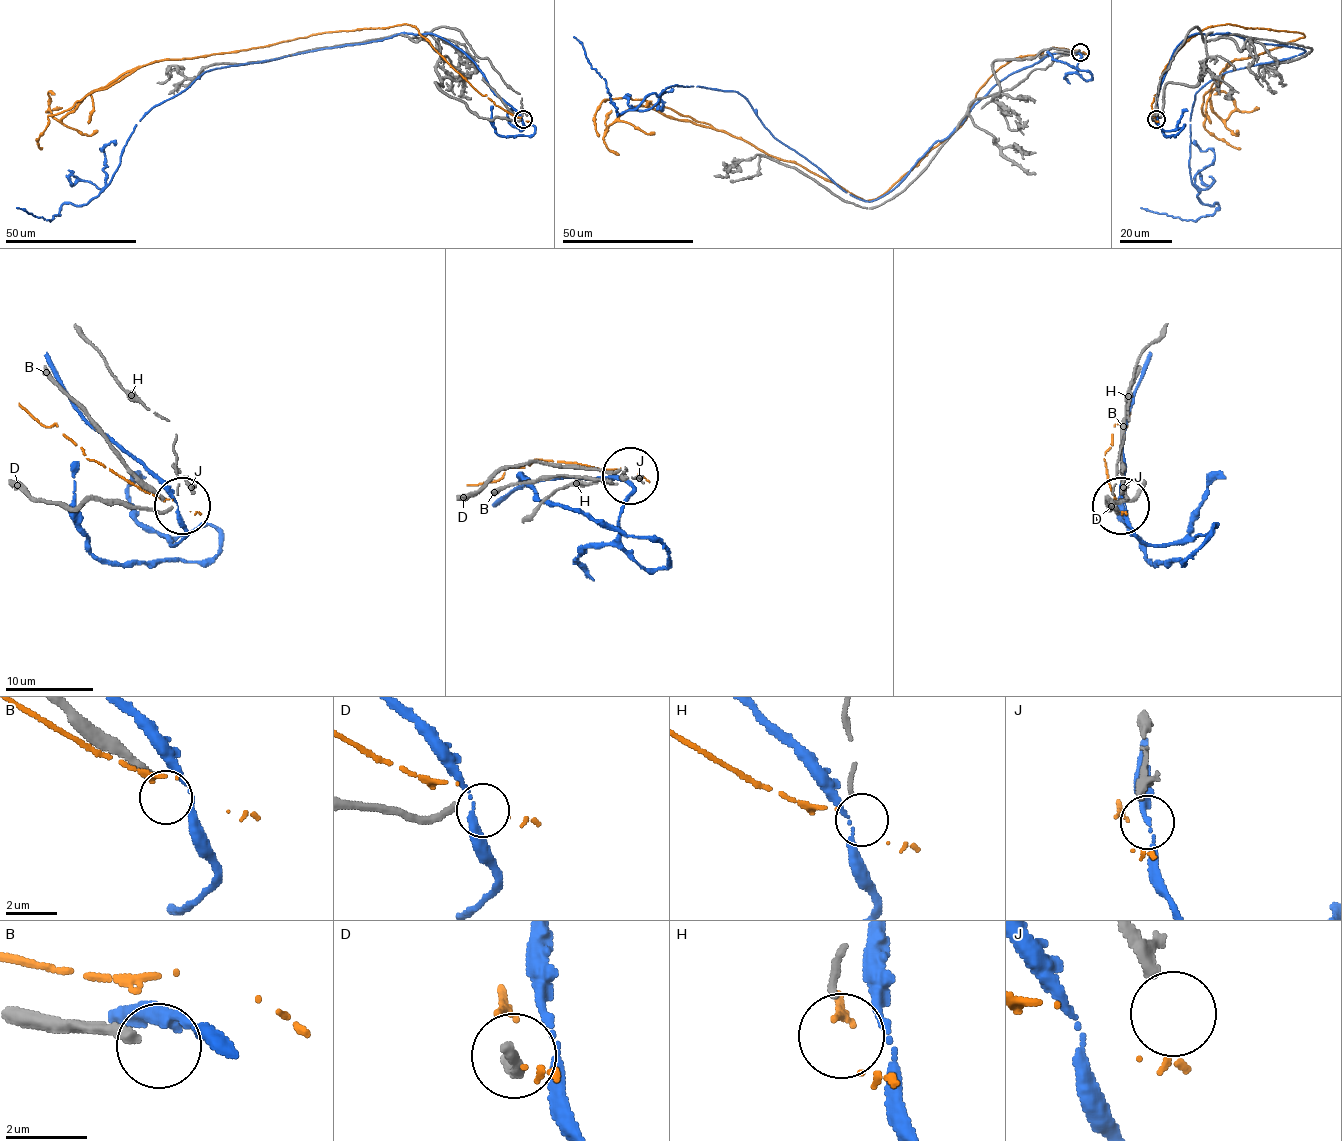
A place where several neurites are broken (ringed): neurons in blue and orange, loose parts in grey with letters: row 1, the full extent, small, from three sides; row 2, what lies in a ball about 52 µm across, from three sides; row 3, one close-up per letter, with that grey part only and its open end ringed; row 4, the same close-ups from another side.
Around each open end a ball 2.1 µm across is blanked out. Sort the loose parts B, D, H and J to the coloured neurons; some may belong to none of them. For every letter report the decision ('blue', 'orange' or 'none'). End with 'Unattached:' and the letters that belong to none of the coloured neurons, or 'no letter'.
B: none
D: none
H: none
J: none
Unattached: B, D, H, J

